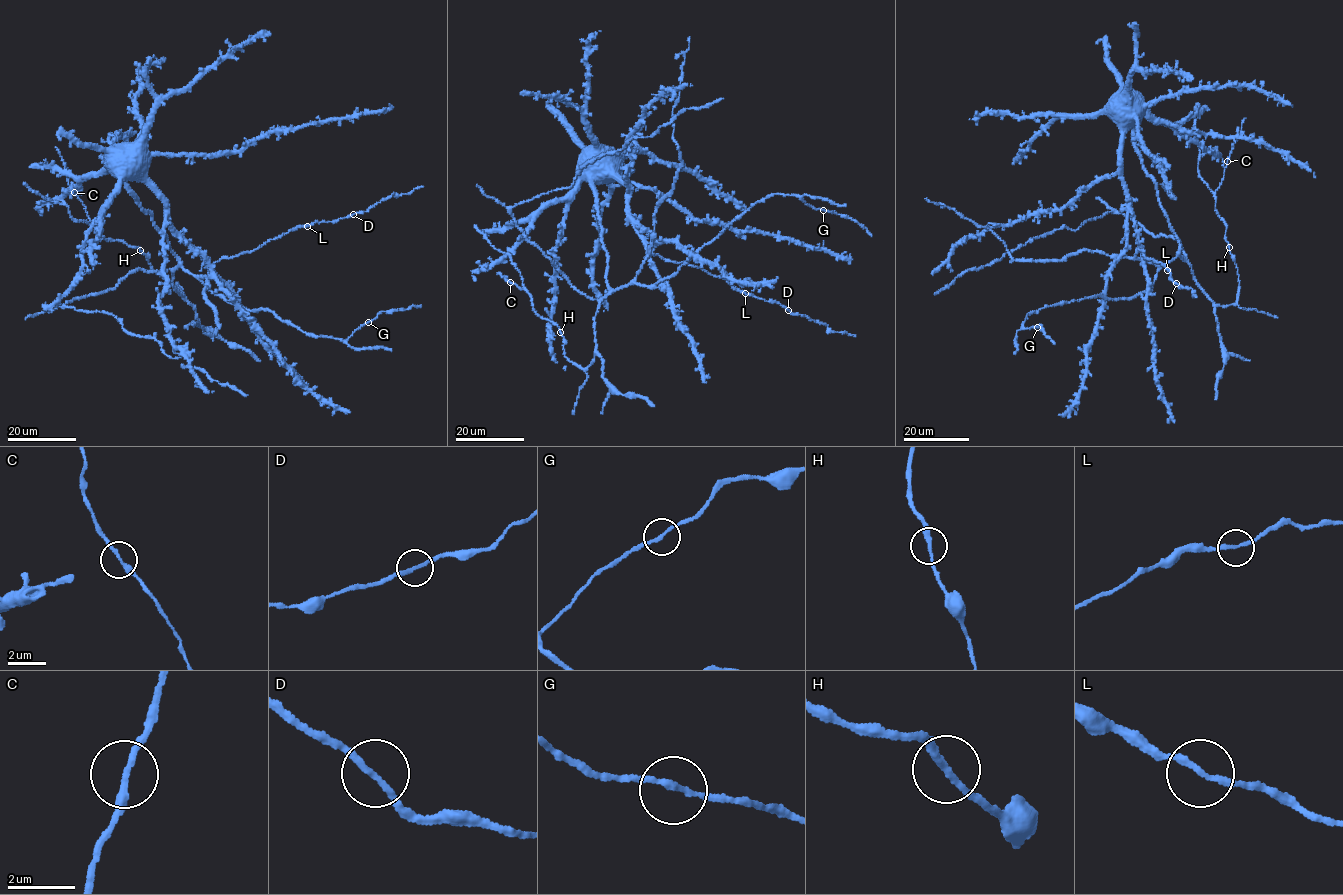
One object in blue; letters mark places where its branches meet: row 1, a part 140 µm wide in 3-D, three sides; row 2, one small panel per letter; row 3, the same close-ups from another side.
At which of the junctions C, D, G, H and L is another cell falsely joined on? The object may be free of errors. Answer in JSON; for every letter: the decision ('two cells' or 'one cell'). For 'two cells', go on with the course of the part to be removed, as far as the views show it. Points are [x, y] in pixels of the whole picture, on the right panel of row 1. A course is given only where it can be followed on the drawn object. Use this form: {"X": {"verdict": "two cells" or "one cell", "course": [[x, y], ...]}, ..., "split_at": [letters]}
{"C": {"verdict": "one cell"}, "D": {"verdict": "one cell"}, "G": {"verdict": "one cell"}, "H": {"verdict": "one cell"}, "L": {"verdict": "one cell"}, "split_at": []}

